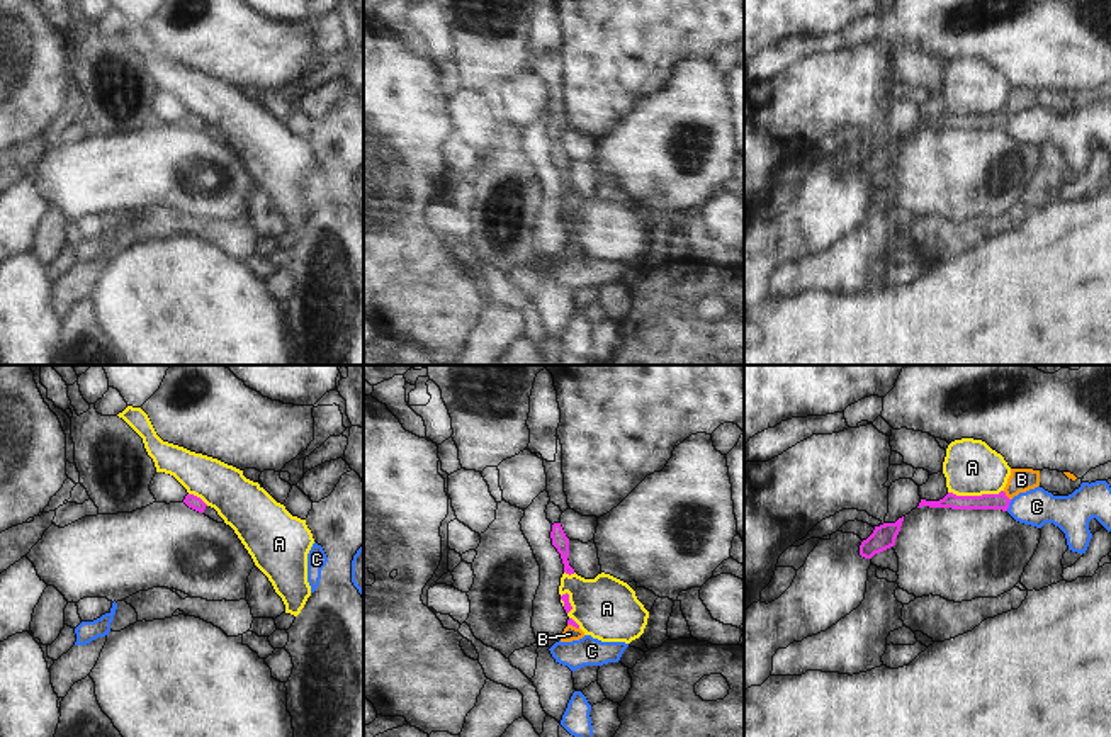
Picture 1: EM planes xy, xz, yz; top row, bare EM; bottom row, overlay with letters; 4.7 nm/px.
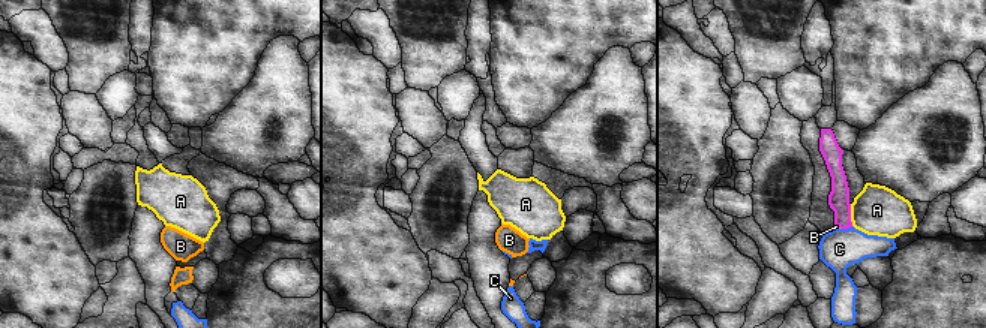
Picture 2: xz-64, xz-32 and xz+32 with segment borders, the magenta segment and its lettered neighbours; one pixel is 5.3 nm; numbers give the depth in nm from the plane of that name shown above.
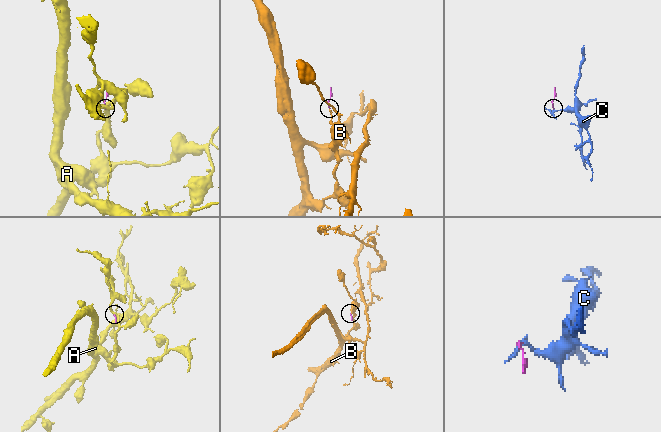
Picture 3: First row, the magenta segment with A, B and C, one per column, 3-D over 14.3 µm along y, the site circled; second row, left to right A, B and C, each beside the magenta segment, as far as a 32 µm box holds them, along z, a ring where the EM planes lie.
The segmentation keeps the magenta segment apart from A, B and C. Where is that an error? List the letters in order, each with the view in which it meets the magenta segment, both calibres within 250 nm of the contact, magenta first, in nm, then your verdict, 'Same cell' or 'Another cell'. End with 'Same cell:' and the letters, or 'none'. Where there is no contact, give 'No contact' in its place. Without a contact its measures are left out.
A: Touches magenta in yz. Thickness 80 nm (magenta) against 260 nm. Another cell
B: Touches magenta in yz. Thickness 80 nm (magenta) against 110 nm. Same cell
C: Touches magenta in yz. Thickness 80 nm (magenta) against 180 nm. Another cell
Same cell: B

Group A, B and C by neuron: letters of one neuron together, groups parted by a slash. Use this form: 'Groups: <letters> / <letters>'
Groups: A / B / C

